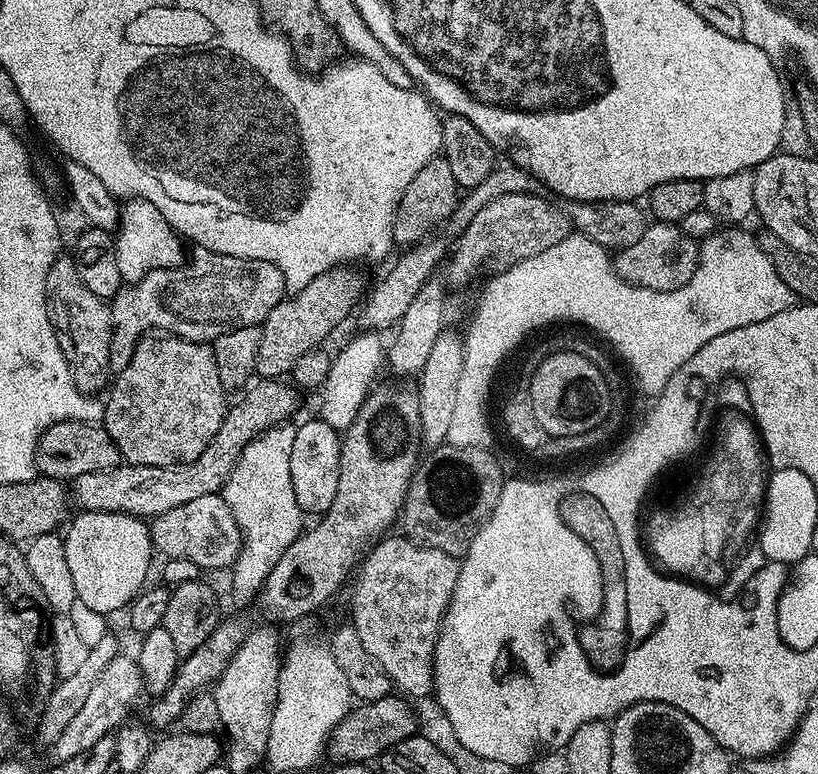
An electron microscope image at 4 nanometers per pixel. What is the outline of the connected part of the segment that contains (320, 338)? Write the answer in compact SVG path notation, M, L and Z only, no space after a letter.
M341 266L323 272L305 288L299 289L296 296L281 300L274 310L259 325L262 330L262 343L258 346L256 376L265 380L284 378L291 373L292 363L306 350L314 350L325 343L324 339L347 318L360 296L360 280L351 272L351 267Z

